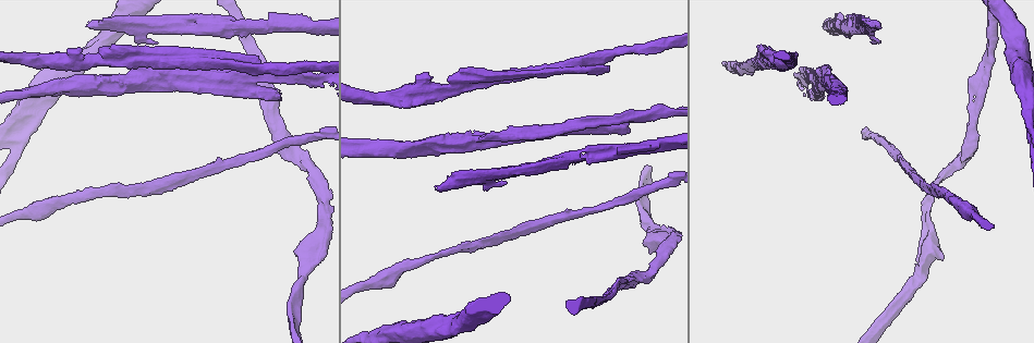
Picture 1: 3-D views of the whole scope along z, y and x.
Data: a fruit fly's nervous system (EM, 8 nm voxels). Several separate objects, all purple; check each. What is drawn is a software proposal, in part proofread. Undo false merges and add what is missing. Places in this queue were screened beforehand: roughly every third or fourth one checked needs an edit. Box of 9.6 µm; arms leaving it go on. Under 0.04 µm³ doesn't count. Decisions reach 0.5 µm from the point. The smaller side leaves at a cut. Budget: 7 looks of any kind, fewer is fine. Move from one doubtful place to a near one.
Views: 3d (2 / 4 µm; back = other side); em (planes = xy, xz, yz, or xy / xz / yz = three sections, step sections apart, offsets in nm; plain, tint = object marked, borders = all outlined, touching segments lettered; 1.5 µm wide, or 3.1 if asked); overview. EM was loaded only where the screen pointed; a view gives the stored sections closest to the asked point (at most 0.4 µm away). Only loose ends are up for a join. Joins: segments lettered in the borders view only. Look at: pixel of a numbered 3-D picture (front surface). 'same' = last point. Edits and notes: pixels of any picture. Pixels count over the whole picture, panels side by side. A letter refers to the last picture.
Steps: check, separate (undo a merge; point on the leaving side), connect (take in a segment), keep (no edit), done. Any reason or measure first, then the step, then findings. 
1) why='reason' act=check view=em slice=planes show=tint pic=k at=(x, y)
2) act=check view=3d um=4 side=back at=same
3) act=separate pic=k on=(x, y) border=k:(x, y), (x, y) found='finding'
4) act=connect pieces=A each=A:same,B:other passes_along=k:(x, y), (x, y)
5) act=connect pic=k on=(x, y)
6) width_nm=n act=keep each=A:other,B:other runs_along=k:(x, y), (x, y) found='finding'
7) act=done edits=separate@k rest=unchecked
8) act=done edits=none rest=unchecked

why='an open end' act=check view=3d um=4 pic=1 at=(88, 24)

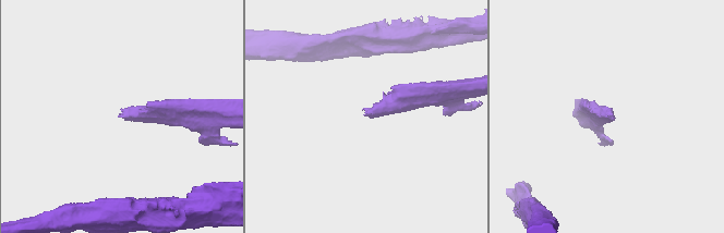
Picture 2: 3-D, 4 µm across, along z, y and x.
why='now the EM' act=check view=em slice=planes show=borders pic=2 at=(606, 116)

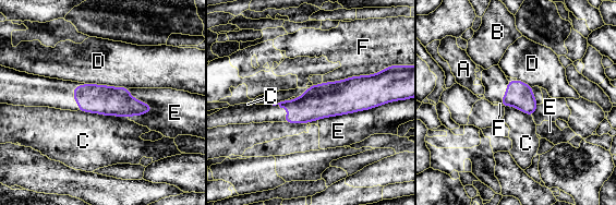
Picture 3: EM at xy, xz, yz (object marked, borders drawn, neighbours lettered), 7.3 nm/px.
width_nm=190 act=keep each=A:other,B:other,C:other,D:other,E:other,F:other runs_along=3:(376, 98), (282, 105) found='no lettered segment goes on from it'

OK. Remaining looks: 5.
why='closes a loop' act=check view=em slice=xy step=4 show=tint pic=1 at=(210, 76)

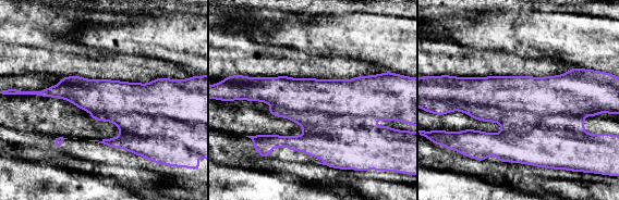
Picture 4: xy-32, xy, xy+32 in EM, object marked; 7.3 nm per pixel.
act=check view=em slice=planes show=borders at=same

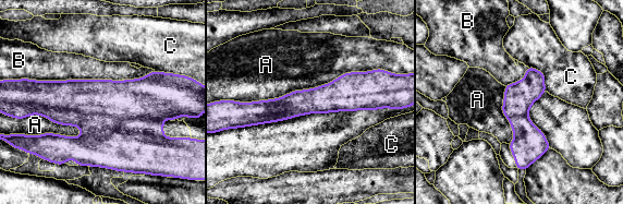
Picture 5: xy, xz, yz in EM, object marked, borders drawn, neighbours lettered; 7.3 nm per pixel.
act=separate pic=5 on=(122, 99) each=A:other,B:other,C:other border=5:(26, 104), (161, 120) found='two cells meet here'

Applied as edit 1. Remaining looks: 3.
act=done edits=separate@5 rest=unchecked

